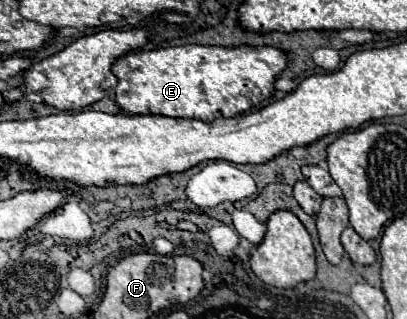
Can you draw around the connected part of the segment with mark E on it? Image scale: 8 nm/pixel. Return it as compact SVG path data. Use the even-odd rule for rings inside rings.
M175 46L175 48L157 48L141 50L119 58L113 64L113 74L117 76L115 102L123 114L129 116L169 116L169 118L193 118L203 122L213 122L215 118L233 118L241 112L247 112L261 102L273 96L273 82L279 72L287 66L287 58L277 48L221 48L221 46Z

